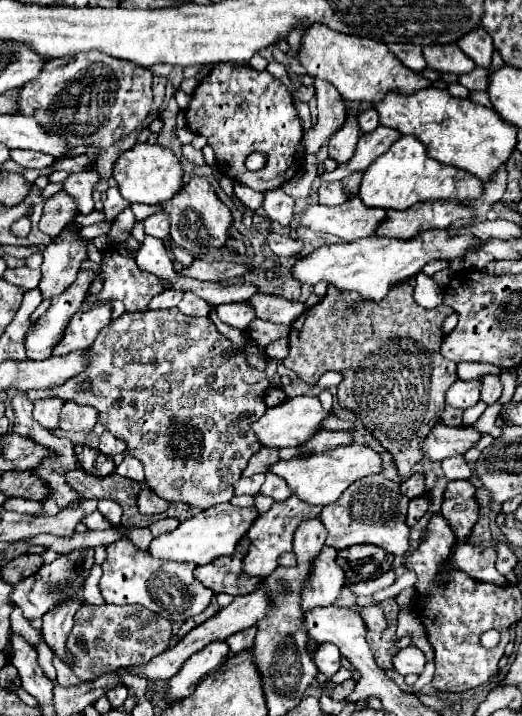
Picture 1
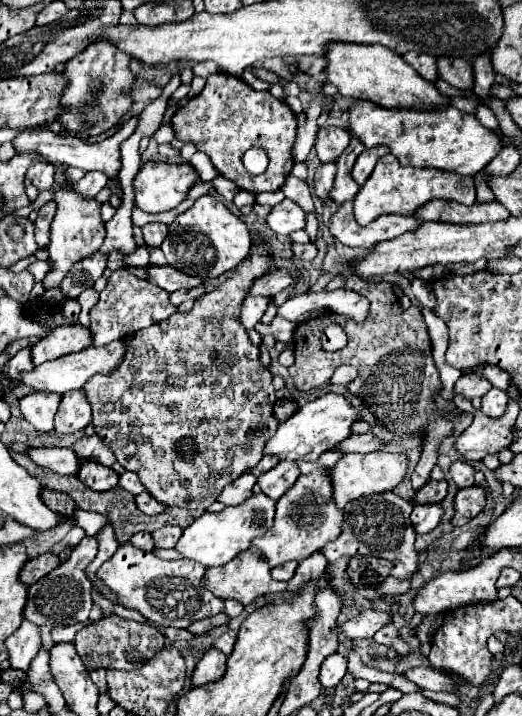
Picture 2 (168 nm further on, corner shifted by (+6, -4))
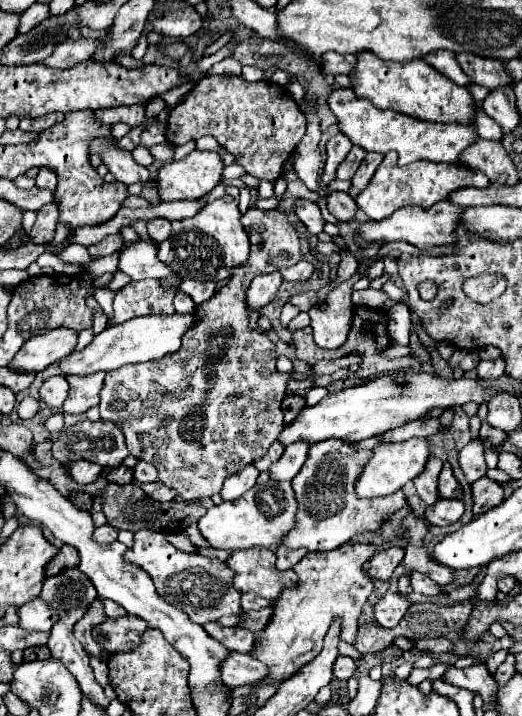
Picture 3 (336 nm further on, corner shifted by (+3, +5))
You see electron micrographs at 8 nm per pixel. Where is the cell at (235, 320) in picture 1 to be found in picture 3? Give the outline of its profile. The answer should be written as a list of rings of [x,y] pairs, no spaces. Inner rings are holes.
[[[271,272],[271,274],[263,274],[263,276],[257,276],[249,290],[247,290],[247,304],[251,310],[261,310],[263,306],[267,306],[277,290],[281,286],[281,274],[279,272]]]

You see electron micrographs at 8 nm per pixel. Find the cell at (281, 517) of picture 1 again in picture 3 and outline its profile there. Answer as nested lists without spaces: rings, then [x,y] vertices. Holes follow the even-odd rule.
[[[323,440],[323,444],[313,444],[309,448],[307,462],[291,480],[299,508],[295,516],[295,528],[283,536],[279,546],[319,552],[335,550],[365,530],[377,530],[395,510],[405,506],[407,500],[403,492],[371,500],[355,496],[355,476],[359,476],[359,468],[363,468],[369,456],[371,450],[355,450],[353,444],[343,444],[341,440]]]

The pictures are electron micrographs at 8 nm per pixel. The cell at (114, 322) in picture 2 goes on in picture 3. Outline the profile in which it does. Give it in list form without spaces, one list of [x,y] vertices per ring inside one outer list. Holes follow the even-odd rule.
[[[139,280],[129,282],[119,288],[113,298],[113,318],[107,326],[121,324],[125,320],[145,316],[145,314],[167,314],[175,312],[173,298],[177,294],[175,286],[165,288],[163,280]]]

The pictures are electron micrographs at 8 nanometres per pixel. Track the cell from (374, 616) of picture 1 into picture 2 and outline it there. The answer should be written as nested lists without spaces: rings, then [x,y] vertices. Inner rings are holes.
[[[392,623],[388,627],[382,627],[380,633],[374,635],[374,641],[380,645],[386,645],[386,647],[392,647],[400,657],[406,657],[410,653],[410,645],[400,637],[398,629]]]

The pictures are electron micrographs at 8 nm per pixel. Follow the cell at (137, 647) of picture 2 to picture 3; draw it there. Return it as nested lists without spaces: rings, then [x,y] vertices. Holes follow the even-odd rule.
[[[127,614],[119,618],[107,618],[105,622],[93,628],[95,642],[103,644],[103,648],[113,652],[133,652],[141,644],[141,636],[147,630],[147,622],[139,616]]]

